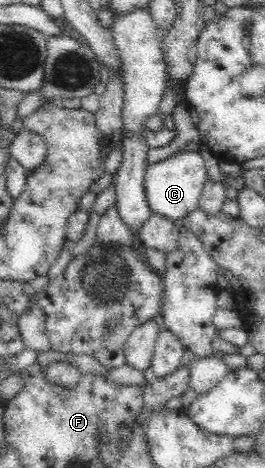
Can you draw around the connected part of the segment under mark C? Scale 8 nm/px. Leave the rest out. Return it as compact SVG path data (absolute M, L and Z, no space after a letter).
M178 151L171 157L148 165L144 178L145 195L152 213L158 213L171 221L182 219L198 208L199 196L207 179L205 160L199 151Z

